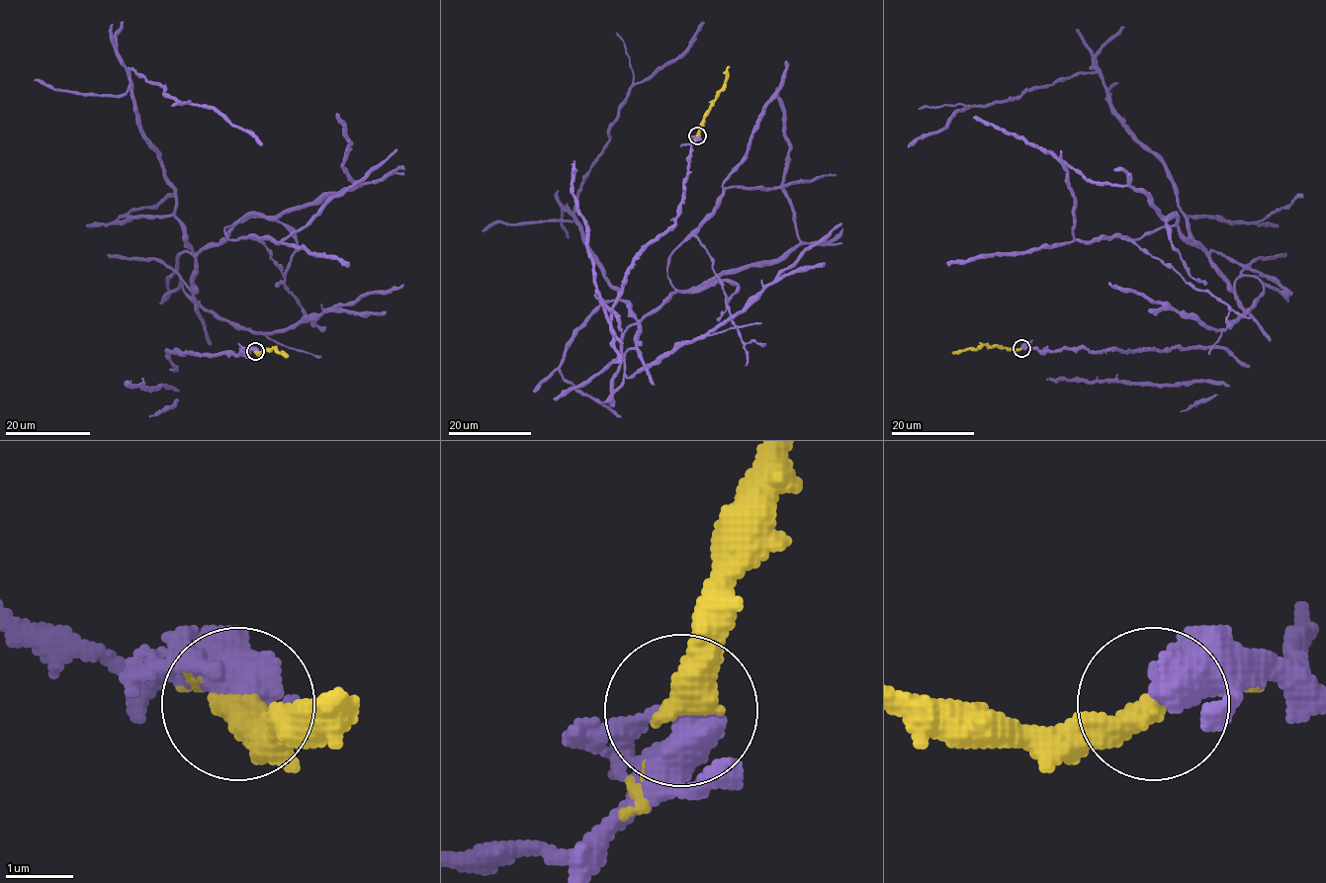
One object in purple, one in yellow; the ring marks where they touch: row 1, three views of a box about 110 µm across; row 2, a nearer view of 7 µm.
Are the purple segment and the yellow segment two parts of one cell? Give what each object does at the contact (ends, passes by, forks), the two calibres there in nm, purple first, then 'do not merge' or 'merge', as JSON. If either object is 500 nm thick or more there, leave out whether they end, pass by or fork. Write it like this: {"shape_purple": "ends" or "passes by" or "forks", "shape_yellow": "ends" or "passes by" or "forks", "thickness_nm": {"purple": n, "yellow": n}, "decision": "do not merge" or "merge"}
{"thickness_nm": {"purple": 550, "yellow": 320}, "decision": "merge"}

